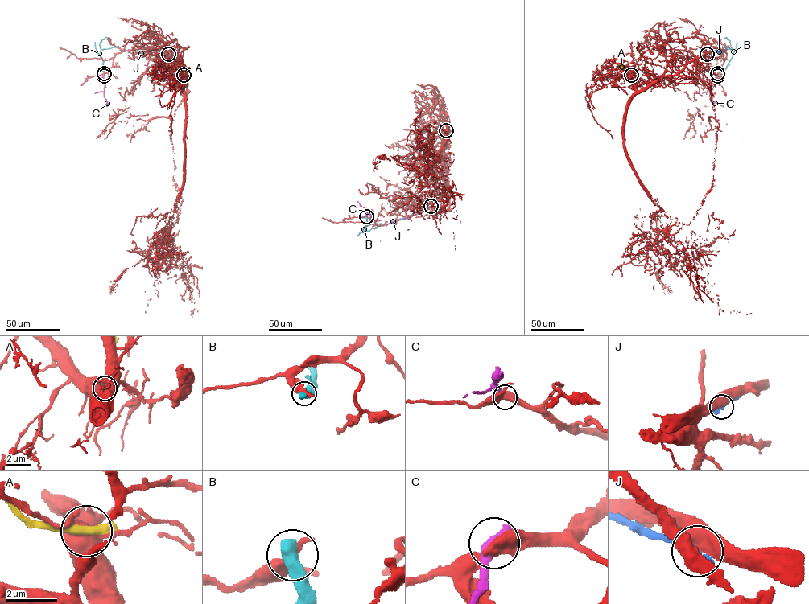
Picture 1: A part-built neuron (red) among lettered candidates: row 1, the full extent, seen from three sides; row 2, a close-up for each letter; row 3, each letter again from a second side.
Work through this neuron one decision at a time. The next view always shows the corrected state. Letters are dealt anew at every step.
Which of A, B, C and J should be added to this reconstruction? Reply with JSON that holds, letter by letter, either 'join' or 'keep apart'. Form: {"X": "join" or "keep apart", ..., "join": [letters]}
{"A": "keep apart", "B": "keep apart", "C": "keep apart", "J": "keep apart", "join": []}

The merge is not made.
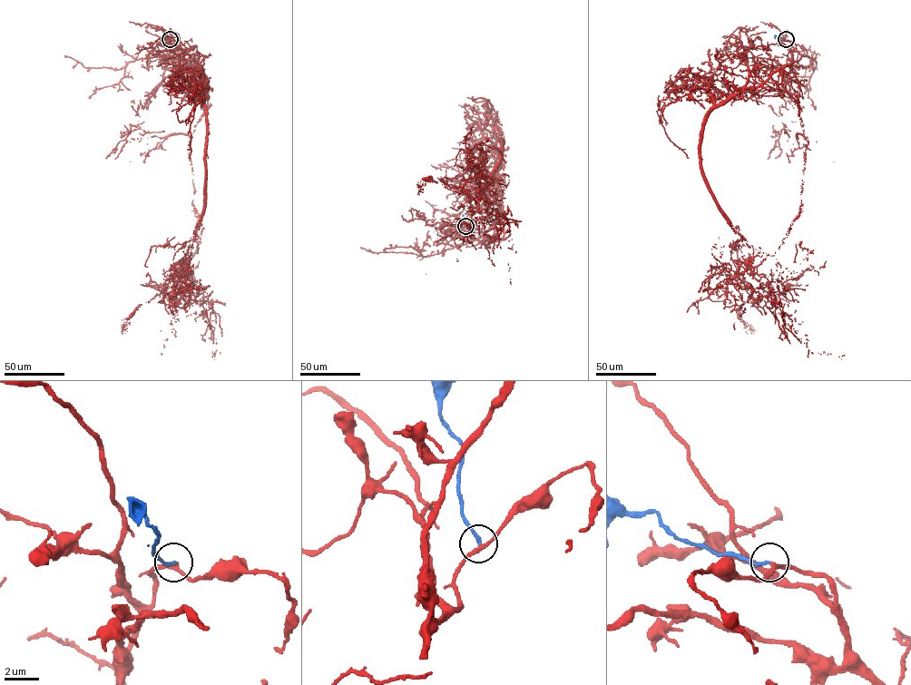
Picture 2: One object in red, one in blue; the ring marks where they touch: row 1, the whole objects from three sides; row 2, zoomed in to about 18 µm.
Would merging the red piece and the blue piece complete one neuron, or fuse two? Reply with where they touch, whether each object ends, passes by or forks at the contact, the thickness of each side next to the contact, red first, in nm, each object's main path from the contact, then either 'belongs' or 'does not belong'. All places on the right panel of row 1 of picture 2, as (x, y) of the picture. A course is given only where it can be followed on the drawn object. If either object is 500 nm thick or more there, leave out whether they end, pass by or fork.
place (786, 39); red passes by; blue ends; calibres 220 and 190 nm; course red (787, 40), (791, 63), (708, 114), (701, 166), (752, 246), (737, 277), (750, 297), (811, 352), (844, 355); course blue (786, 40), (778, 36), (775, 38); belongs

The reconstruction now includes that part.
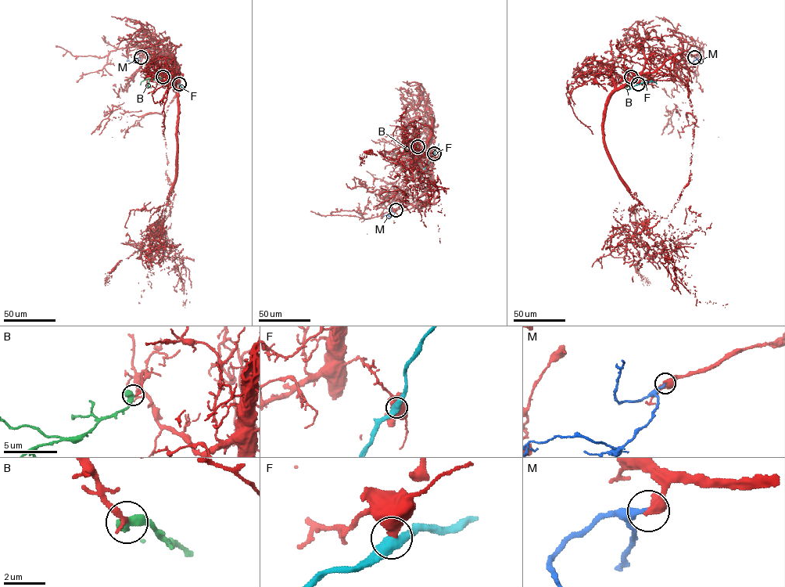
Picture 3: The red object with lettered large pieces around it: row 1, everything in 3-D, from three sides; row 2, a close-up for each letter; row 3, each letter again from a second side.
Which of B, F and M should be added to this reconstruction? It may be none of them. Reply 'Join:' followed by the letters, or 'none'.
Join: B, M

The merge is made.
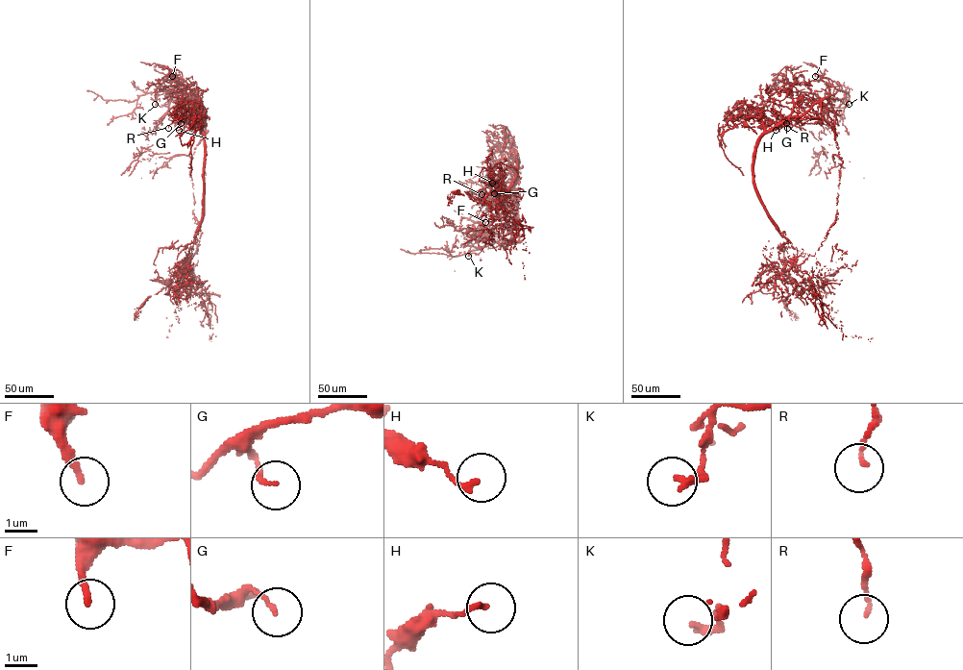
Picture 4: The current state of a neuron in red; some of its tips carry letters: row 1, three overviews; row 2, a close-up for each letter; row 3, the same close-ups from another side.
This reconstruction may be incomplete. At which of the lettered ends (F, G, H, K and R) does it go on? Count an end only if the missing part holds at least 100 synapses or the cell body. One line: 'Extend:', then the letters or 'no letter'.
Extend: no letter

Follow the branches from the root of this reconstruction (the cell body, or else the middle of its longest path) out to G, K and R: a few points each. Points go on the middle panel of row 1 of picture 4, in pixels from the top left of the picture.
G: (516, 170), (513, 189), (509, 191), (504, 185), (494, 193)
K: (516, 170), (514, 197), (516, 218), (513, 225), (499, 240), (482, 247), (478, 254), (468, 256)
R: (516, 170), (511, 190), (506, 189), (504, 185), (498, 190), (481, 194)

